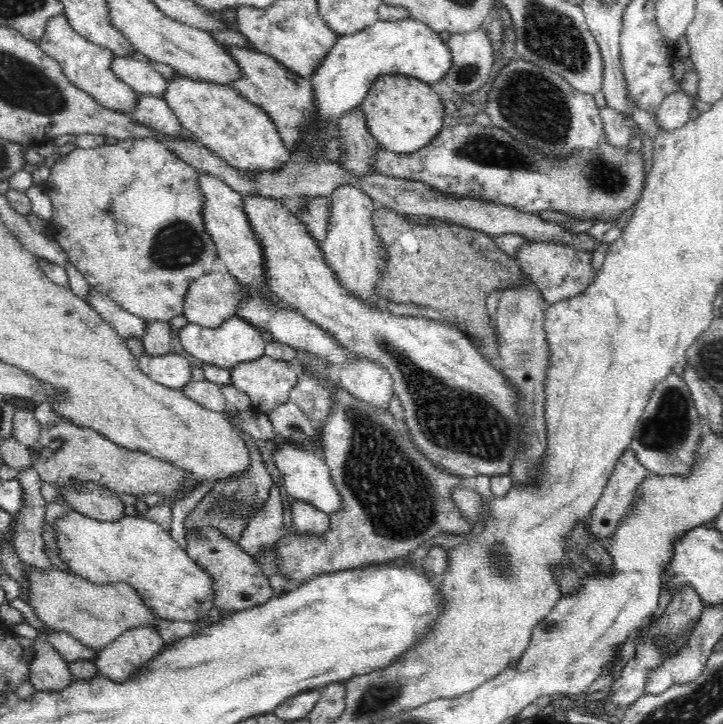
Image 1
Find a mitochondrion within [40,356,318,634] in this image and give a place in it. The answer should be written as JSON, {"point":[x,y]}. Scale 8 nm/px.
{"point":[79,606]}

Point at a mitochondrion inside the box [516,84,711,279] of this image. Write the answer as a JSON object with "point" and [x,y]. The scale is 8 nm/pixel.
{"point":[607,177]}

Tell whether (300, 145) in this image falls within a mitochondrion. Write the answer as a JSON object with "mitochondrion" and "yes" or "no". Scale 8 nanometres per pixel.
{"mitochondrion":"no"}

